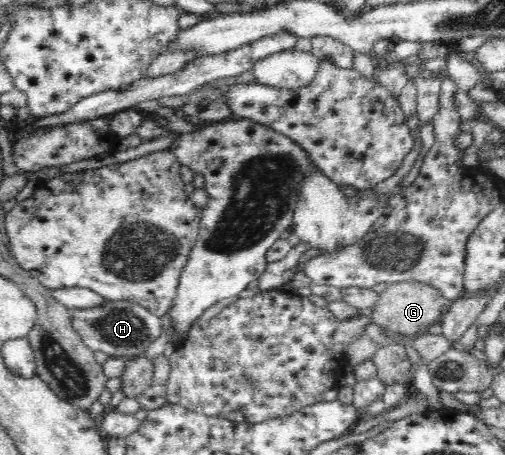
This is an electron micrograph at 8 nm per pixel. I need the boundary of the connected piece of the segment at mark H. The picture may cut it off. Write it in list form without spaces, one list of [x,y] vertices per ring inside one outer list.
[[[107,300],[94,309],[70,308],[72,328],[82,336],[82,342],[92,350],[103,351],[112,358],[144,357],[144,351],[162,333],[161,317],[129,300]]]

